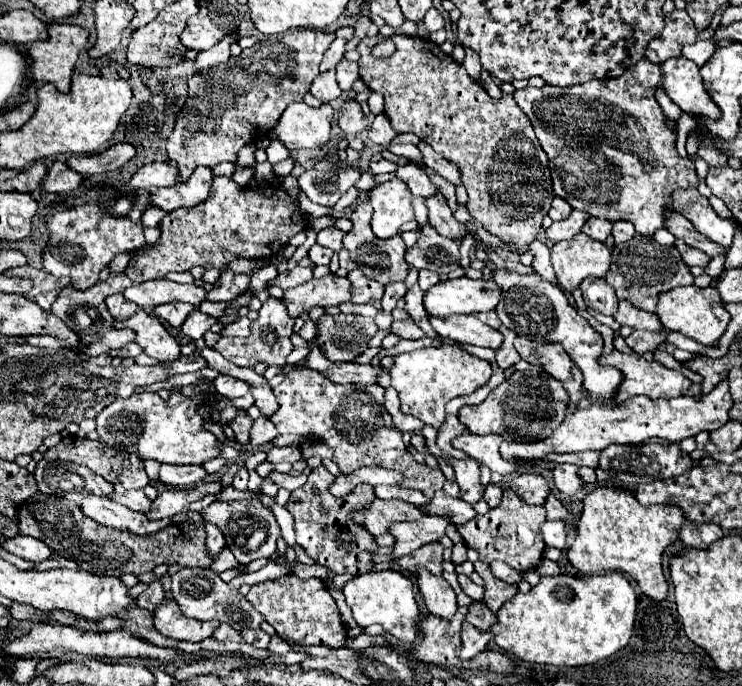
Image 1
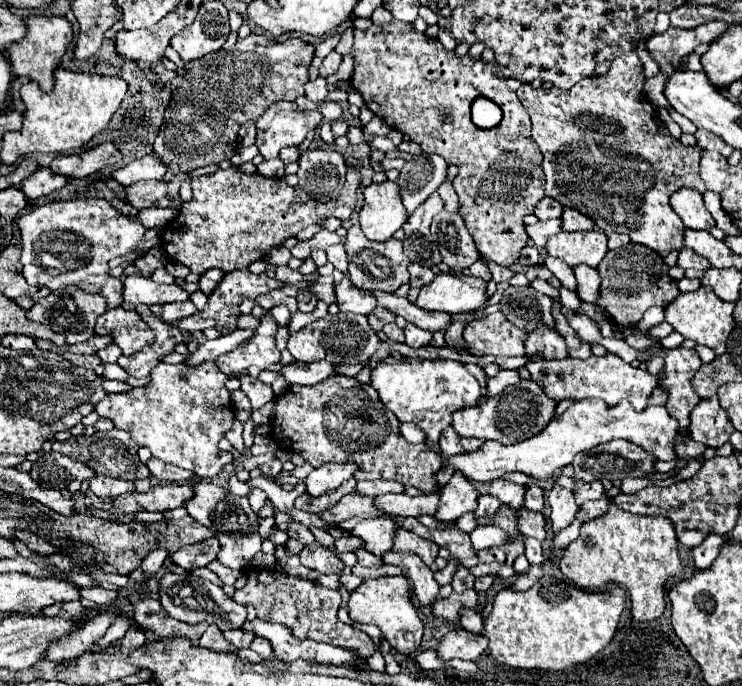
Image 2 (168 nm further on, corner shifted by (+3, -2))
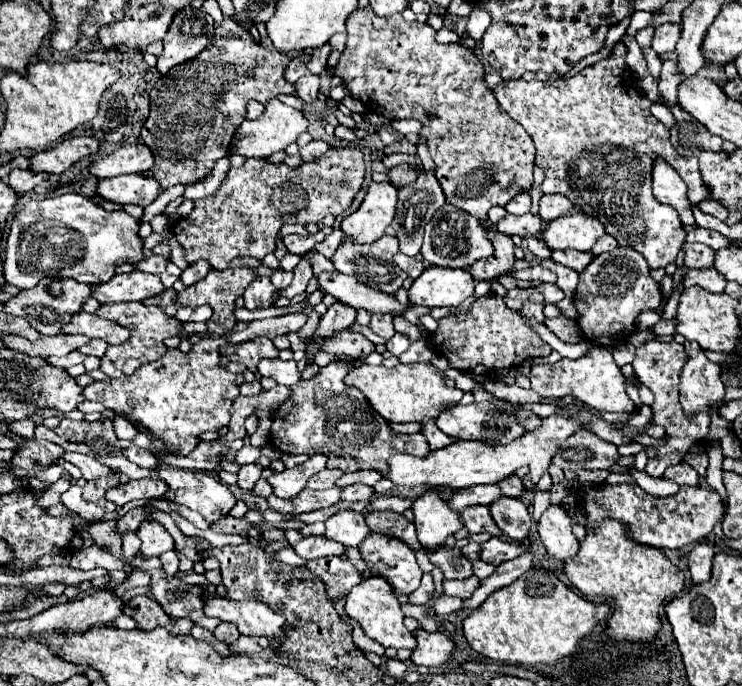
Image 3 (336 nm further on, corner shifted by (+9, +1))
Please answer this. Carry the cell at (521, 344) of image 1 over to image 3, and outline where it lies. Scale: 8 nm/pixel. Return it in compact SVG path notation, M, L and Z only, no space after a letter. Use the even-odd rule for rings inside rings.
M526 300L526 302L522 304L520 314L522 314L524 318L528 318L528 320L536 320L536 322L544 324L544 314L542 314L542 308L544 308L544 304L534 304L534 302Z

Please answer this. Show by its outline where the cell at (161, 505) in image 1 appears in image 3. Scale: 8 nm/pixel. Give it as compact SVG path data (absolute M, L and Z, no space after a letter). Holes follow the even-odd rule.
M142 478L142 480L130 480L124 486L110 488L106 492L106 500L114 502L116 506L124 506L132 500L150 500L160 498L164 492L168 492L168 486L160 478Z

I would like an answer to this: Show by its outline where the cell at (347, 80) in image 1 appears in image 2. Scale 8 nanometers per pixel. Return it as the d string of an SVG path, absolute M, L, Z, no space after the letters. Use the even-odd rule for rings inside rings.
M332 51L332 53L322 61L322 65L320 65L320 77L328 77L328 75L332 75L332 73L338 69L340 61L342 61L342 55L336 53L336 51Z

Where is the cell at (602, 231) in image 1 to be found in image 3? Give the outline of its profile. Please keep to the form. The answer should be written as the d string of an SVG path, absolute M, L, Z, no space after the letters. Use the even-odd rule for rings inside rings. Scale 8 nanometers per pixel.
M544 194L540 200L540 216L546 218L546 222L556 220L560 216L566 216L572 210L574 210L572 202L560 194Z

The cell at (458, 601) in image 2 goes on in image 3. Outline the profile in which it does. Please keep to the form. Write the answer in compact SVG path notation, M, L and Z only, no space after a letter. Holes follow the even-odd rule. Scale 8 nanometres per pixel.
M470 576L466 580L444 580L444 594L466 600L472 596L472 592L478 588L478 584L480 584L480 580L476 576Z

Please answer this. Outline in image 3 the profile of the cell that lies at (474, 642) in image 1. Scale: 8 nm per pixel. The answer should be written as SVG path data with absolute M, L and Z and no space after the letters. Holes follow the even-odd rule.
M418 630L416 640L418 640L418 646L416 646L416 650L412 652L412 658L410 658L416 666L438 668L444 662L448 662L450 656L456 650L456 642L444 632Z

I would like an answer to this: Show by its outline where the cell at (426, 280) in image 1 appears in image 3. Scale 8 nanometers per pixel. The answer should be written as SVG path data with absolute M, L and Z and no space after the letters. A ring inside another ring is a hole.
M398 252L398 254L394 256L394 262L396 262L412 280L418 278L418 276L424 272L424 264L420 262L420 258L410 258L410 256L402 254L402 252Z

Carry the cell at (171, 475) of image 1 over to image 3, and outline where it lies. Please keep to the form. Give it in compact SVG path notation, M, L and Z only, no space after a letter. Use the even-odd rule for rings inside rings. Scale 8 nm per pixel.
M134 444L126 448L124 456L126 456L130 462L138 464L140 468L148 468L148 470L160 468L160 460L158 460L152 452L148 452L148 450L144 450L144 448L138 448L138 446L134 446Z

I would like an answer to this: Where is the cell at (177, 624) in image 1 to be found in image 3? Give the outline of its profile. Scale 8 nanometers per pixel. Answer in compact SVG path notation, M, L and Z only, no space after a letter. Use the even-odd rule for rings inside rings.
M146 594L134 596L128 604L124 604L124 614L134 618L138 622L140 630L154 630L158 626L170 630L172 634L190 634L192 620L174 620L170 618L156 600L152 600Z

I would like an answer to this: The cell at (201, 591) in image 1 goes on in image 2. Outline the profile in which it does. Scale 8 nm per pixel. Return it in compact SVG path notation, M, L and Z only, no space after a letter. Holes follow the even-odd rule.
M164 573L160 579L160 605L162 609L168 613L168 617L196 625L200 621L206 621L210 625L218 625L220 631L226 629L236 629L242 627L244 619L246 619L246 607L236 603L234 599L230 599L222 587L194 577L194 575L174 575L174 573Z

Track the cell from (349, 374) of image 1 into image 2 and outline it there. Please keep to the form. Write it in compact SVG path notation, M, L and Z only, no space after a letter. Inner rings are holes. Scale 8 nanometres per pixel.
M316 361L316 363L290 363L280 369L288 385L316 385L324 381L326 377L334 375L334 365L326 361Z

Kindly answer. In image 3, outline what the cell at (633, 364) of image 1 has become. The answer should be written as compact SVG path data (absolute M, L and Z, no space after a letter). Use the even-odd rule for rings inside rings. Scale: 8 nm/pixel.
M594 344L586 356L578 360L562 358L556 364L540 364L532 366L530 370L532 390L538 392L542 398L562 398L566 394L576 396L578 400L586 402L588 406L604 412L632 412L636 406L626 394L626 378L620 366L612 358L612 350Z

